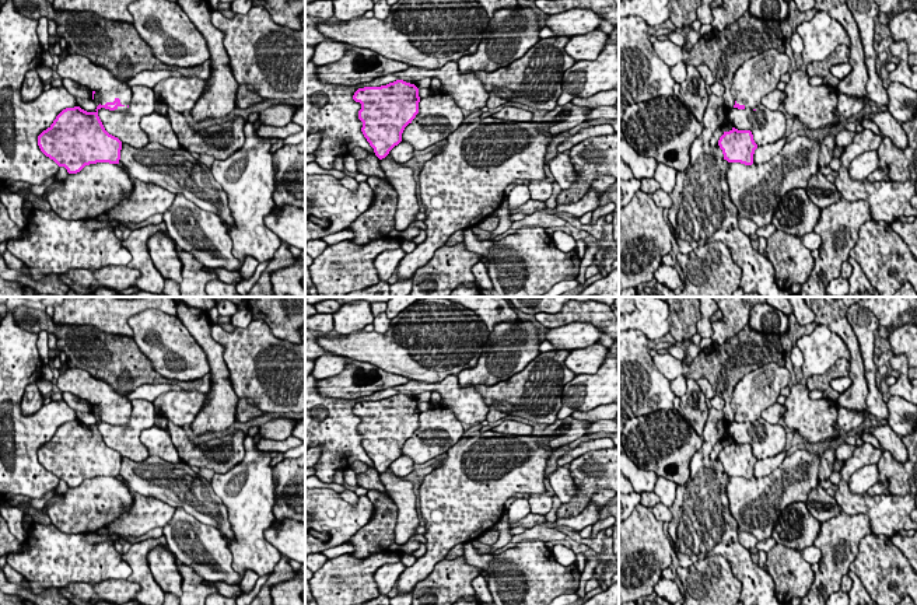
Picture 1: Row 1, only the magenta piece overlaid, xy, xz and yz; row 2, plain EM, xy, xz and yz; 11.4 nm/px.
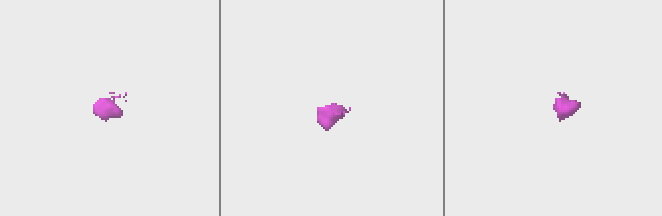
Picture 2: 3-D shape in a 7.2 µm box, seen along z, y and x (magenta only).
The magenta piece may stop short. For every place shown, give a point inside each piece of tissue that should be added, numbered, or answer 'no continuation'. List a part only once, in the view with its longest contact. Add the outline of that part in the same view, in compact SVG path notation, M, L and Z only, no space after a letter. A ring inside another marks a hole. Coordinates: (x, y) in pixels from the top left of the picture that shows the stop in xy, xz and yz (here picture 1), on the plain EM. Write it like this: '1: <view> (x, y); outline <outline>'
1: xy (80, 383); outline M67 368L57 380L60 392L70 392L80 399L99 406L99 417L113 416L116 412L127 420L132 415L132 401L120 395L105 381L97 380L81 368Z

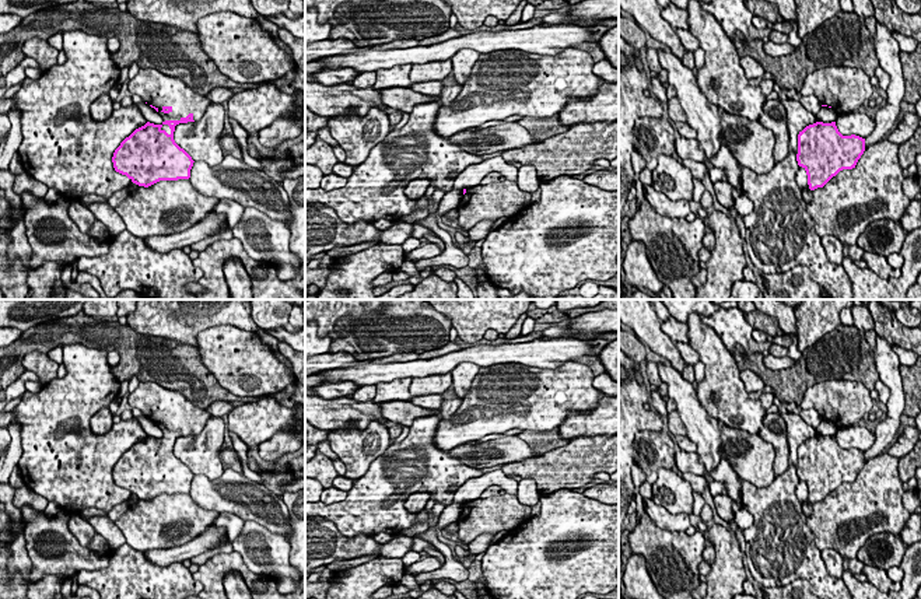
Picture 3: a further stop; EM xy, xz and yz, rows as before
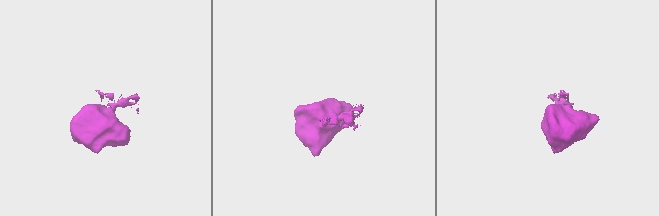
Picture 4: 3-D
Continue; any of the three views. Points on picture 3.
1: xy (156, 402); outline M140 382L129 395L129 404L132 409L139 409L143 416L155 420L164 435L181 434L189 427L197 435L213 417L178 390L165 389L155 382Z

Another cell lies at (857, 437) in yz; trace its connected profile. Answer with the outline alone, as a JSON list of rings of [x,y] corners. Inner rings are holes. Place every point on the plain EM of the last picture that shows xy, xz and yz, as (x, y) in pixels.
[[[852,425],[837,430],[836,439],[843,449],[868,451],[875,442],[875,434],[866,427]]]

